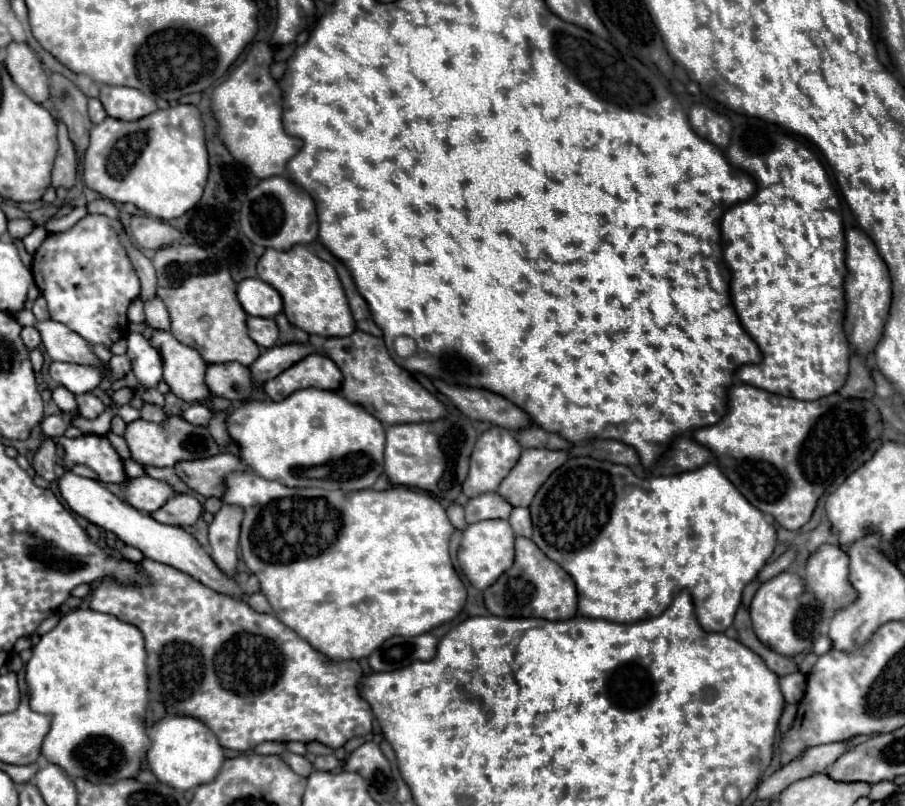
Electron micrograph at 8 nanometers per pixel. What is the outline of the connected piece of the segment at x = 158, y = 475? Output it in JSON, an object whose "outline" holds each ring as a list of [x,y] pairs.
{"outline":[[[146,467],[146,473],[148,473],[150,477],[154,477],[154,479],[158,479],[158,481],[168,483],[168,485],[170,485],[174,491],[178,491],[178,493],[186,493],[186,491],[188,491],[188,487],[178,479],[178,475],[174,473],[172,467],[162,467],[162,469],[158,469],[158,467]]]}

